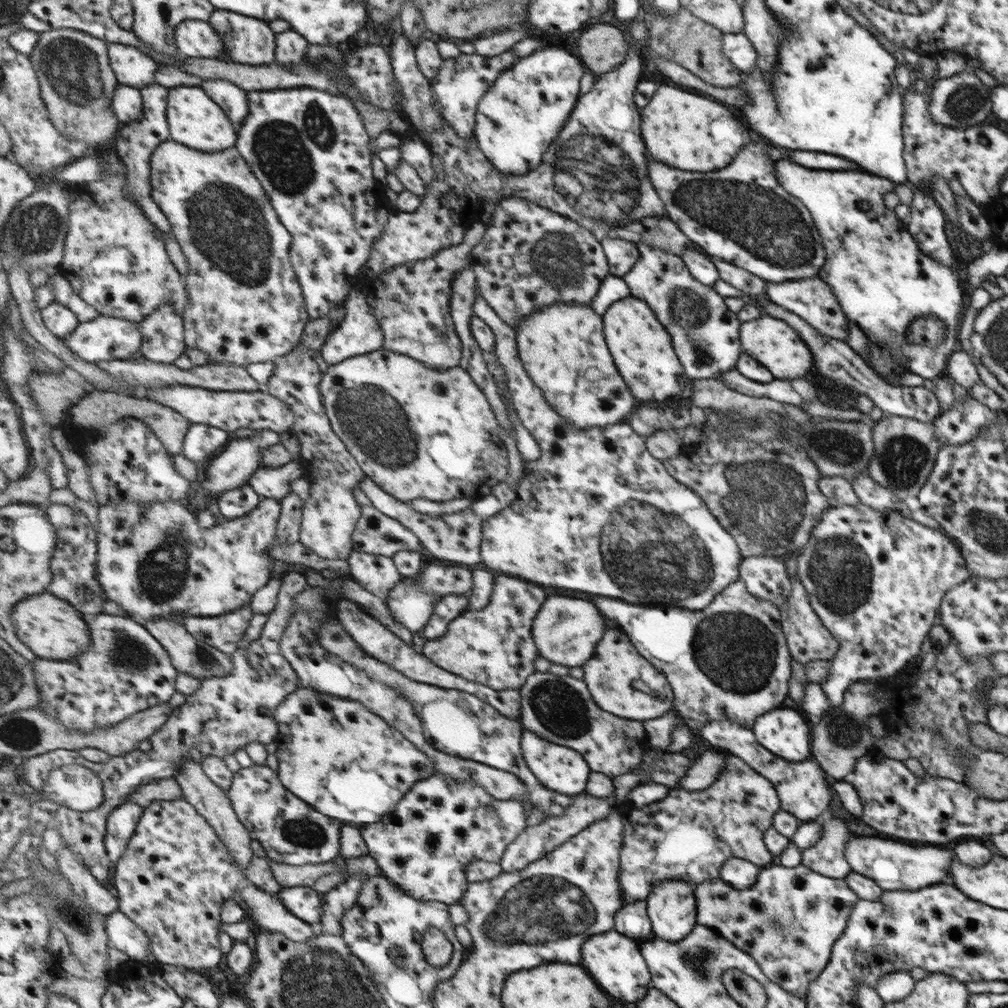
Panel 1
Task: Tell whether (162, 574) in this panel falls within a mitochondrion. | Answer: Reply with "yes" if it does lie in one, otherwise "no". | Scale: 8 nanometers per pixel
yes

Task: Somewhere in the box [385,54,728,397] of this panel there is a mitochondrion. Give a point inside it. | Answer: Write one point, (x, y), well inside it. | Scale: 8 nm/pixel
(576, 178)

